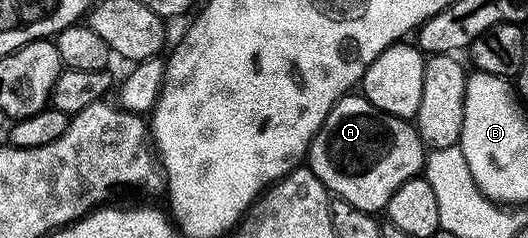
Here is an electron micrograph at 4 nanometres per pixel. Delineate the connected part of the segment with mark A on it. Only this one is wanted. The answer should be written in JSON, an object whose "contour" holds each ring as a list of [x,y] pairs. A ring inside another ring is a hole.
{"contour":[[[347,94],[337,100],[320,130],[310,139],[308,167],[324,182],[324,186],[337,199],[348,202],[360,210],[378,214],[385,209],[388,198],[404,186],[412,177],[425,169],[428,149],[423,144],[417,127],[410,120],[402,120],[387,112],[382,112],[361,94]]]}

